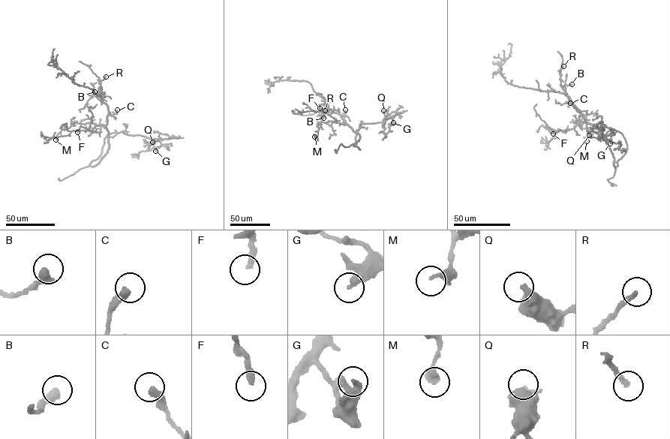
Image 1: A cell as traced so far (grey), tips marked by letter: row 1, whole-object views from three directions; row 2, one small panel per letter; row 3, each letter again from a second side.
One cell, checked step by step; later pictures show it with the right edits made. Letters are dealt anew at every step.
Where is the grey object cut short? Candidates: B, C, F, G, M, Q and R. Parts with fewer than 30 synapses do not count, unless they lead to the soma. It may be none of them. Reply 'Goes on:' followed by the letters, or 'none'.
Goes on: none

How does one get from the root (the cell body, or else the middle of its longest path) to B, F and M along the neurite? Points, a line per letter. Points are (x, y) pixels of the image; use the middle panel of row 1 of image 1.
B: (341, 115), (326, 112), (321, 113), (323, 118)
F: (341, 115), (345, 123), (338, 123), (328, 115), (326, 104), (319, 104), (319, 108)
M: (341, 115), (345, 123), (321, 121), (317, 138), (314, 136)

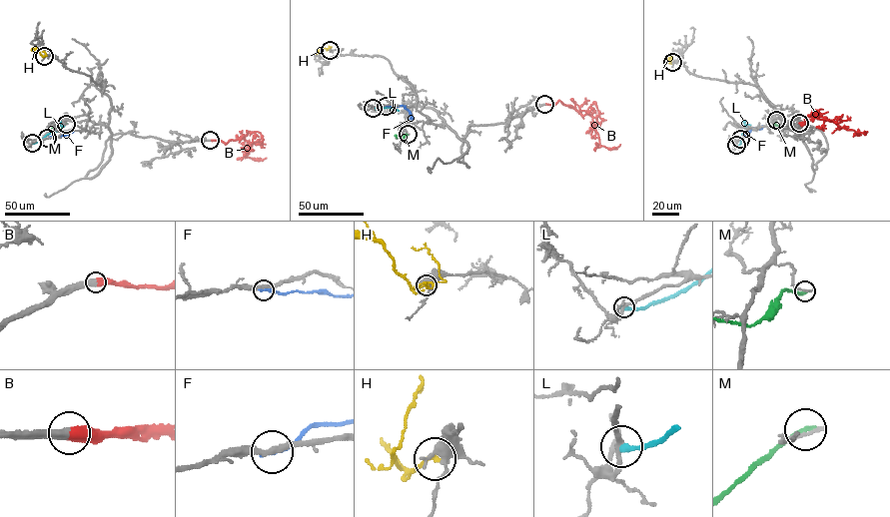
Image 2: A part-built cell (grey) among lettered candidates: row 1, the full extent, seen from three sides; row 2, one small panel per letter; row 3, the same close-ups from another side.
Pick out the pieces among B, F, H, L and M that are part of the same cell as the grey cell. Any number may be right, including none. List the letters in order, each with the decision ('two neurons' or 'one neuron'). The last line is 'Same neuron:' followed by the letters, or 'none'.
B: one neuron
F: two neurons
H: two neurons
L: two neurons
M: two neurons
Same neuron: B

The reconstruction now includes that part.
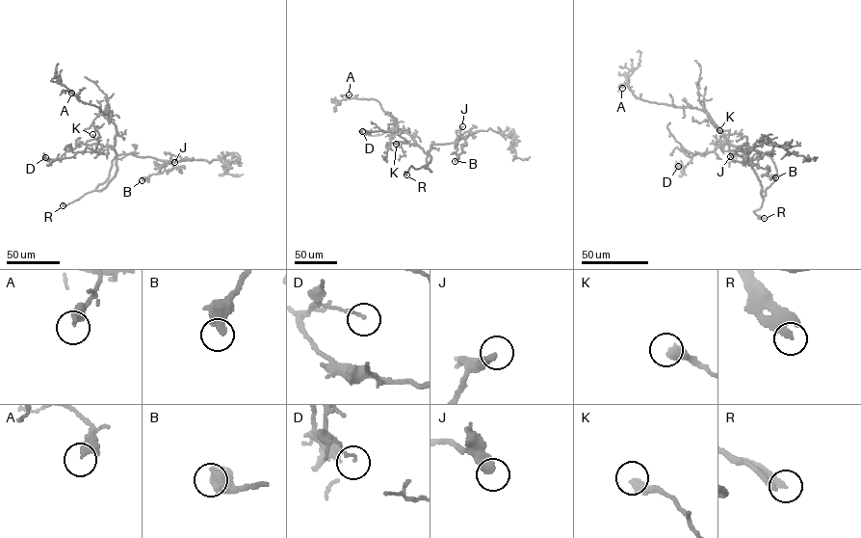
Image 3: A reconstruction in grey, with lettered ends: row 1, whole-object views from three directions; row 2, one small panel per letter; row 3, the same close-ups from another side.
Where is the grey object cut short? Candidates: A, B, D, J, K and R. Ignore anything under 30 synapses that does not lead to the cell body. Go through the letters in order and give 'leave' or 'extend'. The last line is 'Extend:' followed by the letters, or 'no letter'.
A: leave
B: leave
D: leave
J: extend
K: leave
R: extend
Extend: J, R

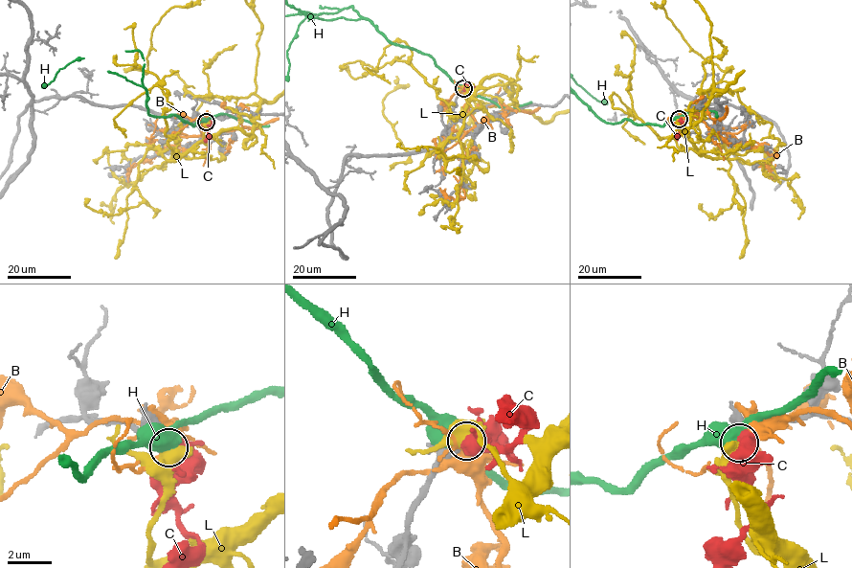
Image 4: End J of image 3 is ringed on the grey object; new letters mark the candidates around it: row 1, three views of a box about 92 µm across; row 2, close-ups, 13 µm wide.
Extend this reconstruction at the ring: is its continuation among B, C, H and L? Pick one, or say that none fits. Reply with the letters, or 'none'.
C

